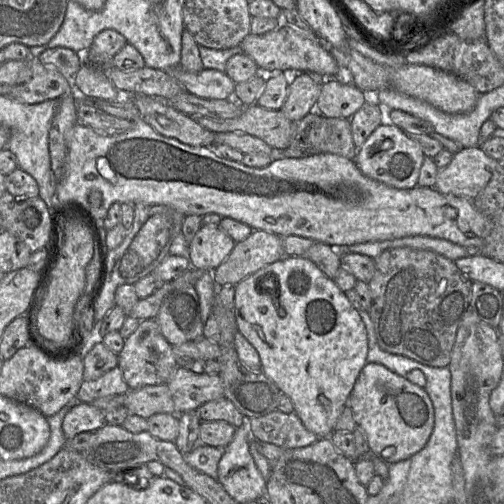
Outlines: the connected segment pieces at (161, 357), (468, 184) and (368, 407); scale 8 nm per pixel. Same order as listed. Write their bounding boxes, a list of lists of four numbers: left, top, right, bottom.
[[118,319,178,389],[433,146,497,200],[348,364,434,464]]

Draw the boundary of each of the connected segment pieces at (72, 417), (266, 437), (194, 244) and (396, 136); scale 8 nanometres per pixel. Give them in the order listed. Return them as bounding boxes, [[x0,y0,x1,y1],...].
[[62,401,105,439],[250,410,320,449],[189,225,235,271],[354,122,424,190]]

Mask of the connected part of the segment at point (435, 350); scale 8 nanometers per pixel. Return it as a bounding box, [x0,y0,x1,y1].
[367,247,472,367]

